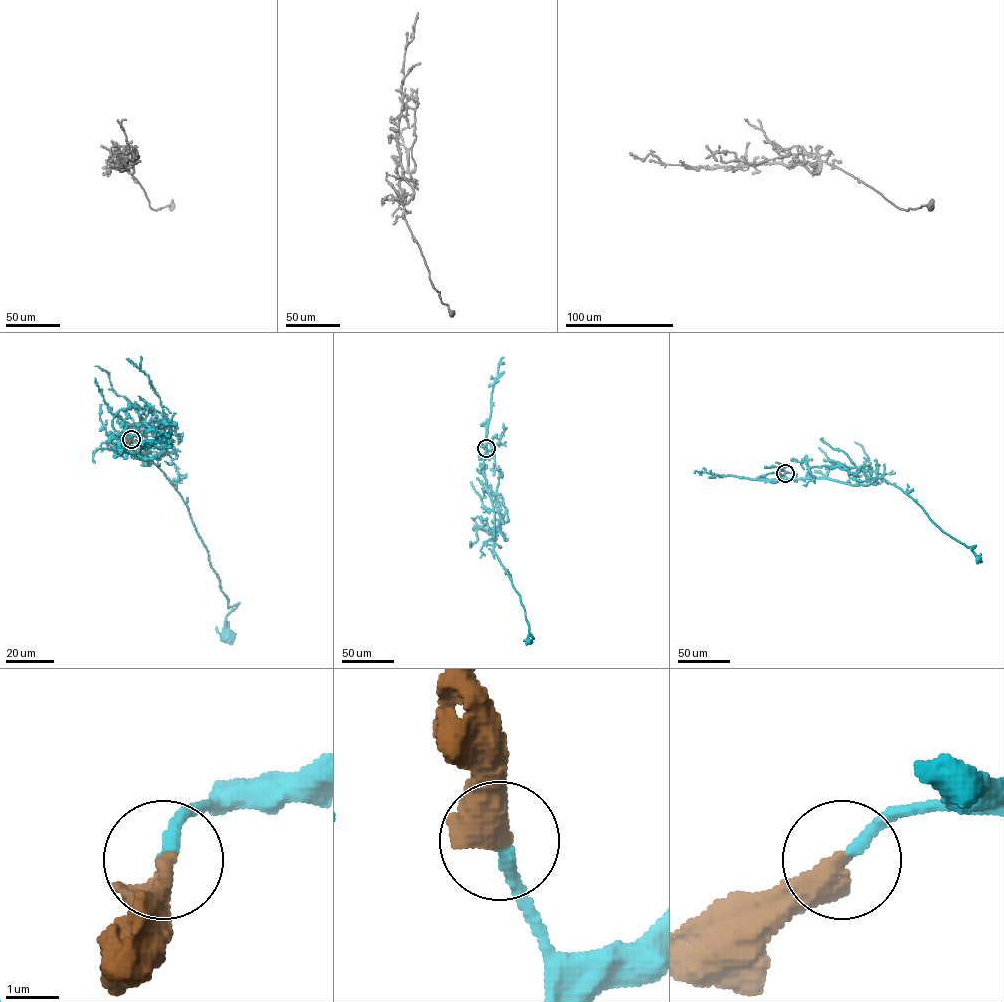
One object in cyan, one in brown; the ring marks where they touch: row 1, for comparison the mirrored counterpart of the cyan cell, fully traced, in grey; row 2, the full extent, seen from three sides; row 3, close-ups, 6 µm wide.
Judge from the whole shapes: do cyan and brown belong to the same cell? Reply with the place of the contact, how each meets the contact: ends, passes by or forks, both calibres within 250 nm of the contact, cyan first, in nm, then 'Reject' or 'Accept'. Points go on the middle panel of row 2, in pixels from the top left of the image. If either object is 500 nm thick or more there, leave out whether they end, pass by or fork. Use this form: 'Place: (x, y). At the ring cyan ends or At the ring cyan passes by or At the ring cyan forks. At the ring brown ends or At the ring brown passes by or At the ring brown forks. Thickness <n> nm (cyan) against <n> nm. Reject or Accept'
Place: (486, 448). At the ring cyan ends. At the ring brown ends. Thickness 220 nm (cyan) against 400 nm. Accept

